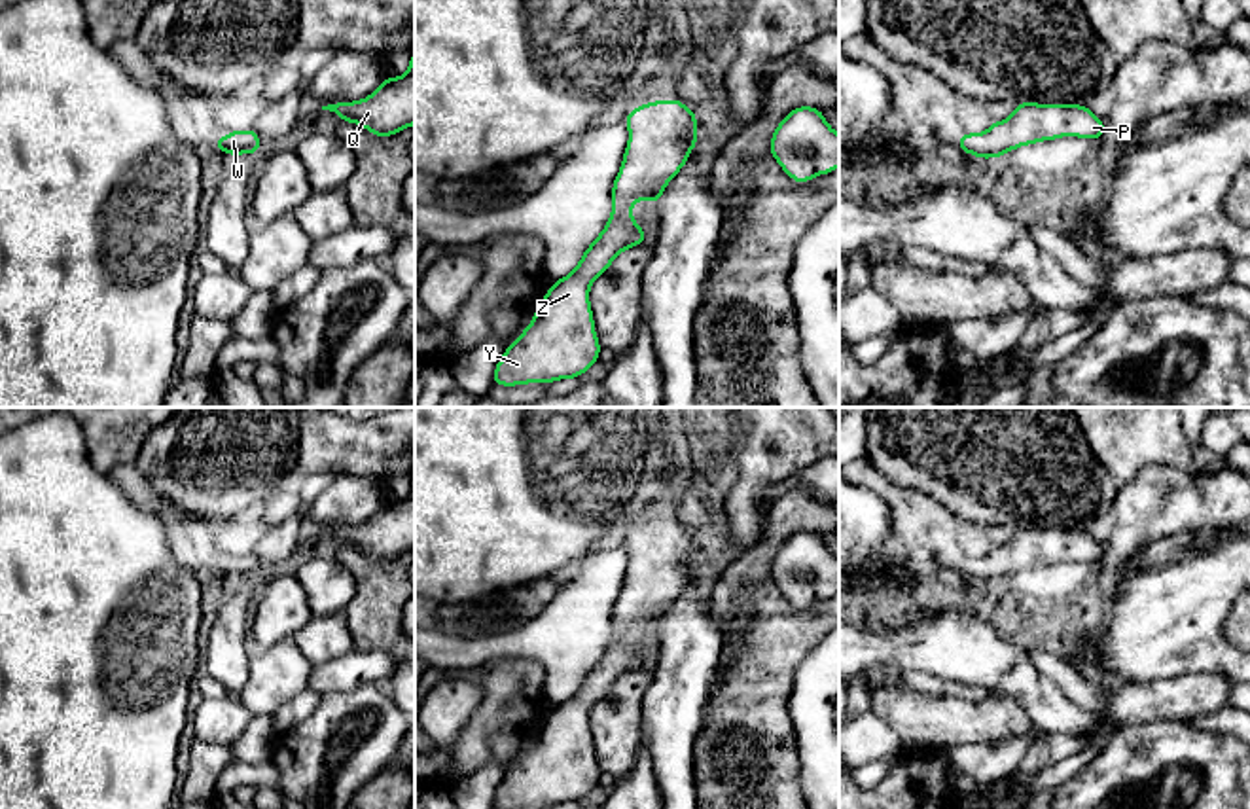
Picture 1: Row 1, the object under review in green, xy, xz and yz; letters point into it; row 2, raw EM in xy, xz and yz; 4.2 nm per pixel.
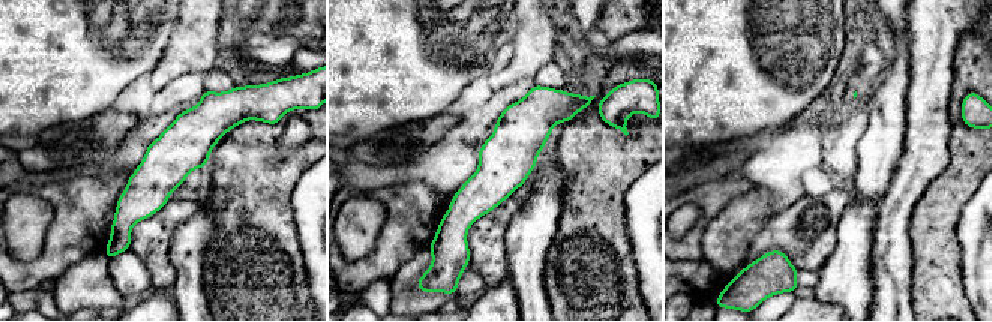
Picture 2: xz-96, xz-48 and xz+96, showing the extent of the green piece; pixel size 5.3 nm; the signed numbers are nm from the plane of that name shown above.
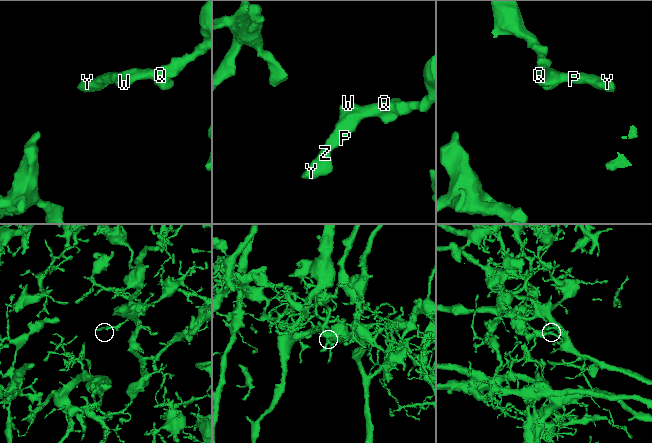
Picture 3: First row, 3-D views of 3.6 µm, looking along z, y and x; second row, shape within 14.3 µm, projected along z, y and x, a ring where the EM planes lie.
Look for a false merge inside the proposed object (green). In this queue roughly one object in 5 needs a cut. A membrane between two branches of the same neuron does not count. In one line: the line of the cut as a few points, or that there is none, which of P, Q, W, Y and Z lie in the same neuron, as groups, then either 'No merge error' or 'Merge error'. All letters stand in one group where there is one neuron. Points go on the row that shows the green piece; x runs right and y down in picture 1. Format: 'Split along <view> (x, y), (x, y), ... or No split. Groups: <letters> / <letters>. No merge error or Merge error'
No split. Groups: P Q W Y Z. No merge error

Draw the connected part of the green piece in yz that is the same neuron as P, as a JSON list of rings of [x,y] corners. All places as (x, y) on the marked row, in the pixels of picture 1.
[[[1019,102],[1004,121],[994,121],[985,133],[964,133],[956,148],[981,159],[1002,157],[1025,144],[1055,140],[1059,136],[1100,138],[1106,123],[1085,104]]]

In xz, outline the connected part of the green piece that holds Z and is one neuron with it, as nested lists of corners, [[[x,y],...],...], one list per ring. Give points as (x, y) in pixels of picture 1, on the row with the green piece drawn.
[[[678,99],[642,104],[625,116],[629,142],[612,188],[612,216],[597,241],[583,252],[578,267],[559,279],[545,294],[534,313],[534,320],[523,330],[521,337],[508,345],[494,368],[494,385],[513,387],[527,383],[553,383],[574,379],[597,364],[600,343],[595,335],[589,288],[602,275],[616,256],[631,246],[642,244],[646,231],[633,220],[631,208],[640,199],[659,203],[665,186],[686,165],[697,144],[697,117],[691,108]]]

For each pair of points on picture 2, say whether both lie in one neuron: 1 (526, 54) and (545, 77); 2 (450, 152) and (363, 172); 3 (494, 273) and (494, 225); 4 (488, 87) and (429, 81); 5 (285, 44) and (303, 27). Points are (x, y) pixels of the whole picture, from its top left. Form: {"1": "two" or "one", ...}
{"1": "two", "2": "one", "3": "one", "4": "two", "5": "two"}

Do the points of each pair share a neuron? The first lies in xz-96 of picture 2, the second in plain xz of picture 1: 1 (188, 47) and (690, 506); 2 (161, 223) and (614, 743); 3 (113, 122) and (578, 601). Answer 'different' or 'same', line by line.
1: different
2: same
3: different

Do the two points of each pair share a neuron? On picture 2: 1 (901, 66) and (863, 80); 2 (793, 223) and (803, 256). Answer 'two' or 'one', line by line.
1: two
2: one

